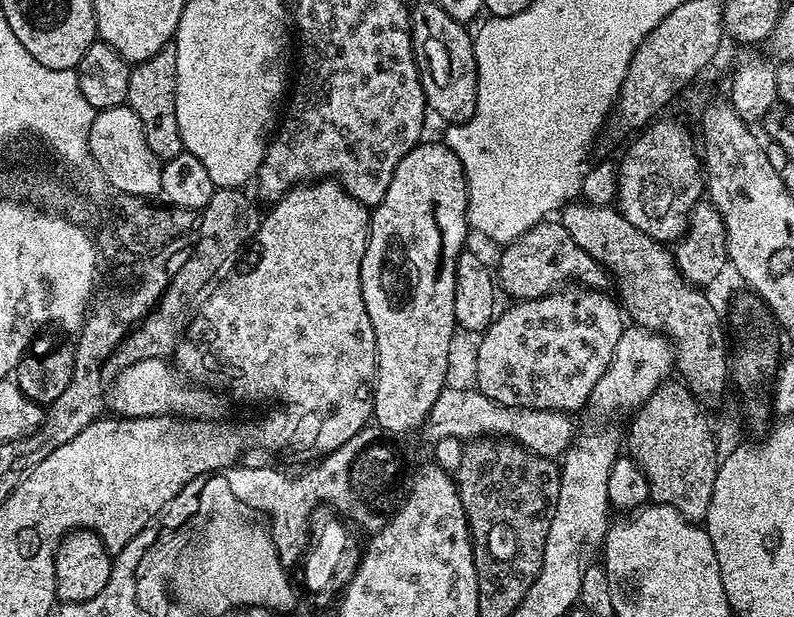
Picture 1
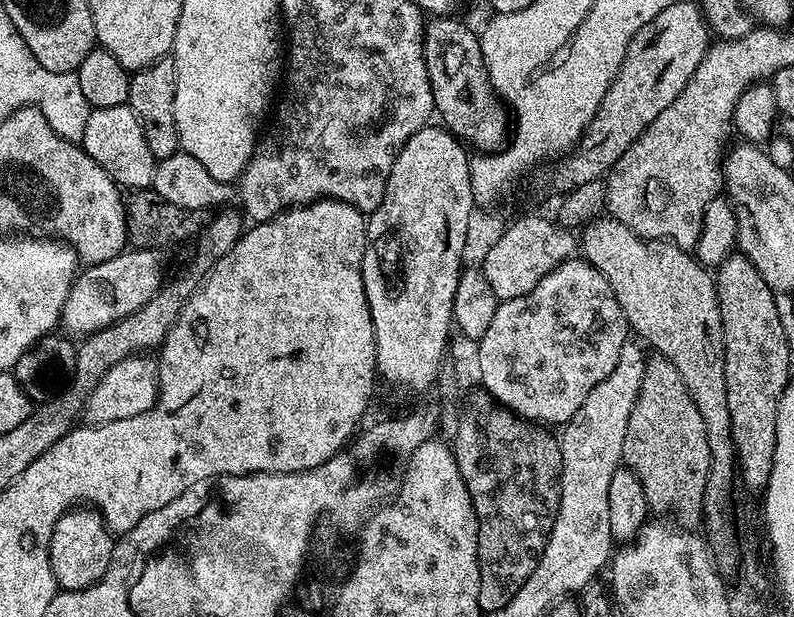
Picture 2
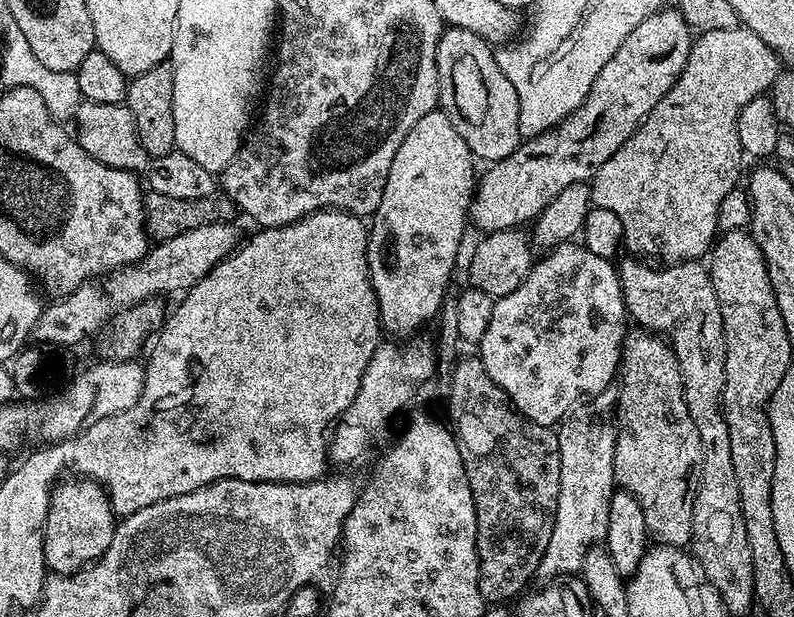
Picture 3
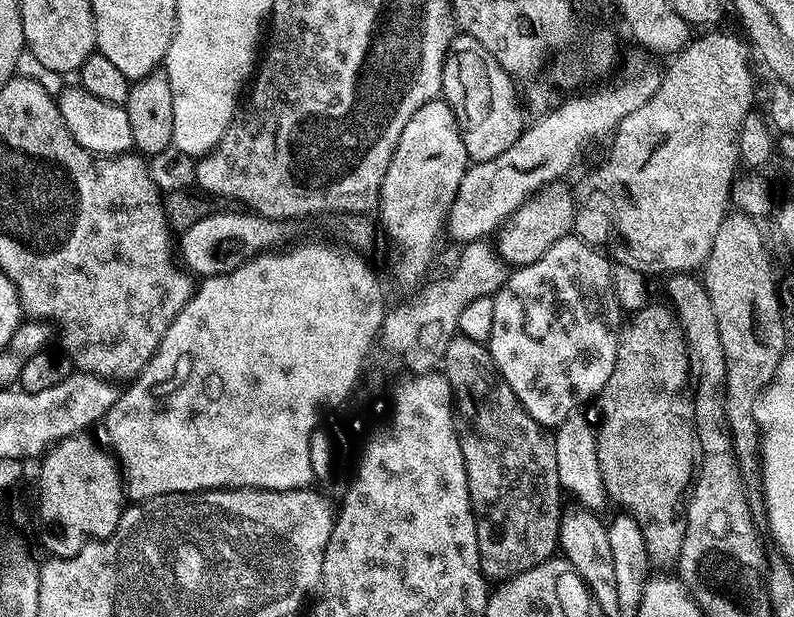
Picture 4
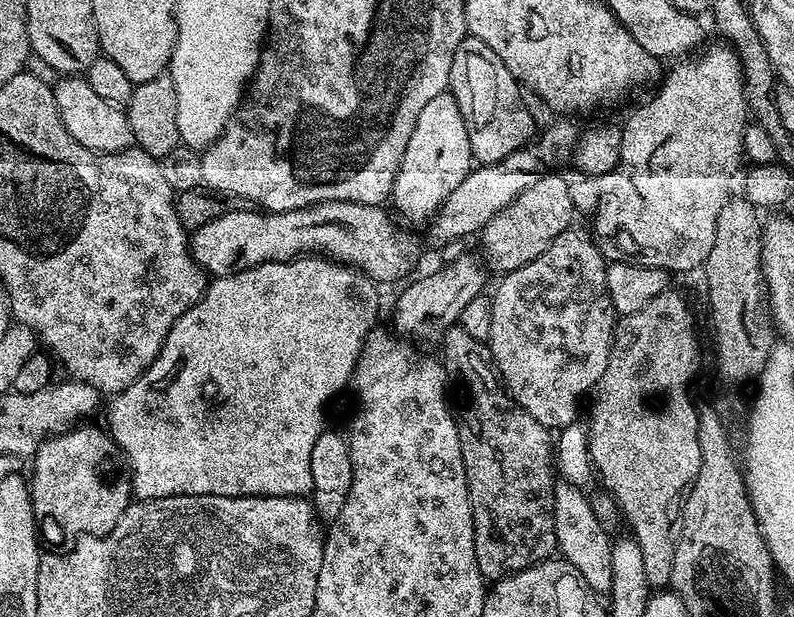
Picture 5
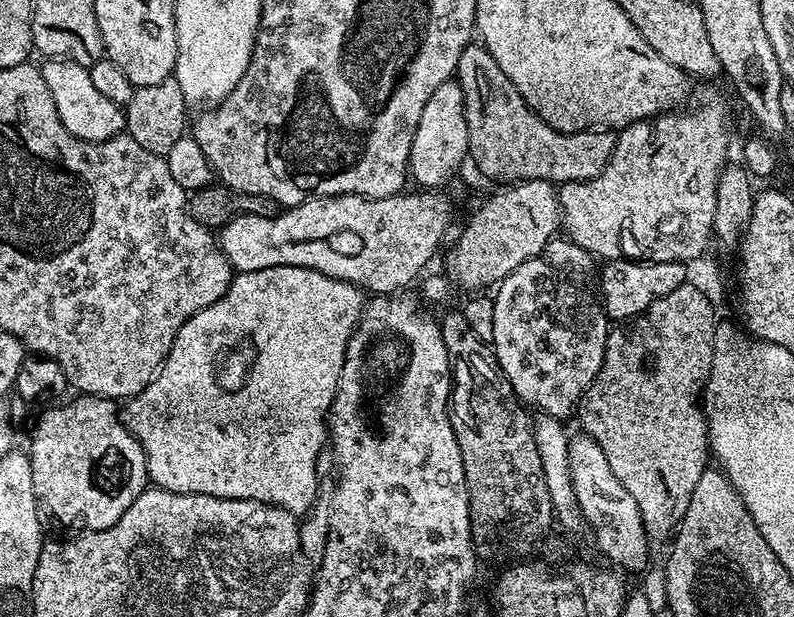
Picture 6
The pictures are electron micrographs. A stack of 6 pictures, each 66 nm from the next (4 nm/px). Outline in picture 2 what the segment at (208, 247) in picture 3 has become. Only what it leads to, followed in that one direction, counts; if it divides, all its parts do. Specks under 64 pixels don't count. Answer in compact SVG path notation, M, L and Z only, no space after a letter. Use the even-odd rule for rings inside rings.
M133 247L101 264L87 265L77 275L62 306L59 327L65 328L63 331L69 337L83 338L140 309L150 298L156 296L166 283L164 260L160 256L163 255L159 251Z

